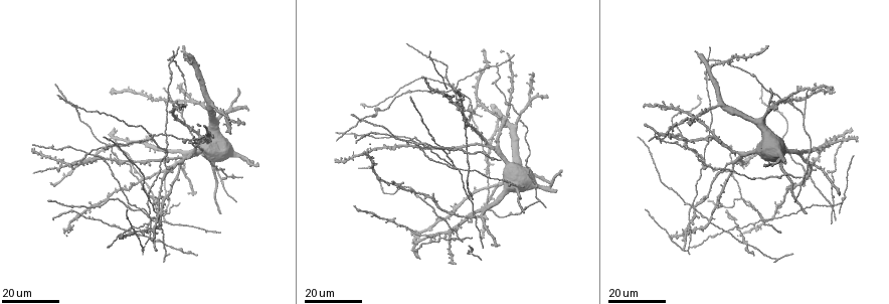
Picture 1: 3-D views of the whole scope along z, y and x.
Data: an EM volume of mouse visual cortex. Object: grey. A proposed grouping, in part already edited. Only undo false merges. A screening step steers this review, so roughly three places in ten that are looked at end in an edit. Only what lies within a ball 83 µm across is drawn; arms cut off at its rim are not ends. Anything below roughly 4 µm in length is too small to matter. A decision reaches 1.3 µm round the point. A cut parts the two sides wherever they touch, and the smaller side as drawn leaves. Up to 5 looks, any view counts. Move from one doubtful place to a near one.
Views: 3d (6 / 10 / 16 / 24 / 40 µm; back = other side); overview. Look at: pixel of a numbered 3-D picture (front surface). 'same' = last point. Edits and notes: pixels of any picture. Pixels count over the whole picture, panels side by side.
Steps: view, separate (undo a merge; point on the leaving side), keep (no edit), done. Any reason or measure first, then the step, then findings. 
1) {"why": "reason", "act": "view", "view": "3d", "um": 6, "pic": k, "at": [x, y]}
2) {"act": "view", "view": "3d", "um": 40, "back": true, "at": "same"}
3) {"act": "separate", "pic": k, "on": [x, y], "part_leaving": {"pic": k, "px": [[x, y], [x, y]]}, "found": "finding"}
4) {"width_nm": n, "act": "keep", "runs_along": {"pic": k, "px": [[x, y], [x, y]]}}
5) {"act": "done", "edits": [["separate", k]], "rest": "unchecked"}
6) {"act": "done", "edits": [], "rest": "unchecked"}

{"why": "looks like a crossing", "act": "view", "view": "3d", "um": 16, "pic": 1, "at": [532, 99]}

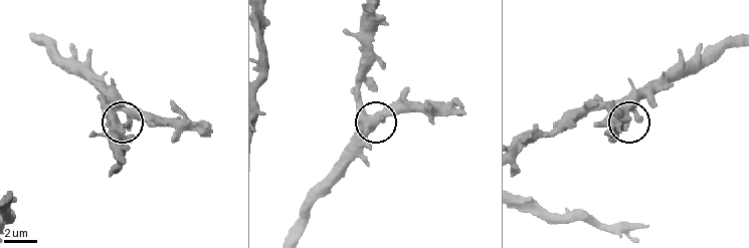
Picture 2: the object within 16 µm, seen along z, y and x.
{"act": "view", "view": "3d", "um": 6, "pic": 2, "at": [373, 117]}

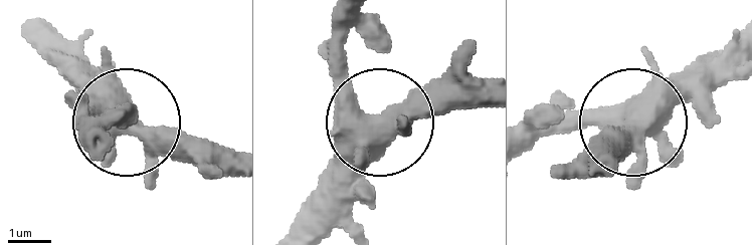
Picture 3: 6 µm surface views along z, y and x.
{"act": "keep", "runs_along": {"pic": 3, "px": [[289, 228], [375, 124], [483, 108]]}, "found": "continuous, no second cell"}

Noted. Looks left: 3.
{"why": "four-way junction", "act": "view", "view": "3d", "um": 24, "pic": 1, "at": [489, 191]}

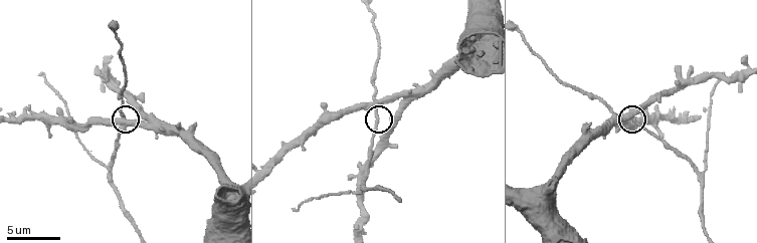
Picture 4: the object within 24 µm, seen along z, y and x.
{"act": "view", "view": "3d", "um": 10, "pic": 4, "at": [374, 112]}

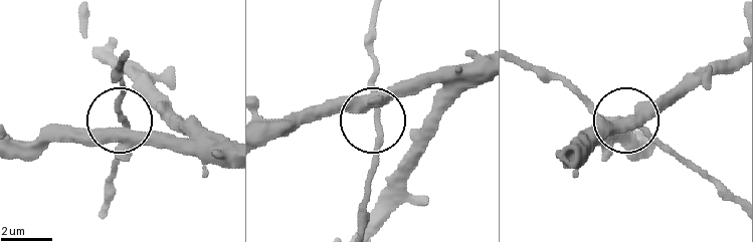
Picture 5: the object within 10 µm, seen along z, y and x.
{"act": "view", "view": "3d", "um": 10, "back": true, "pic": 5, "at": [376, 118]}

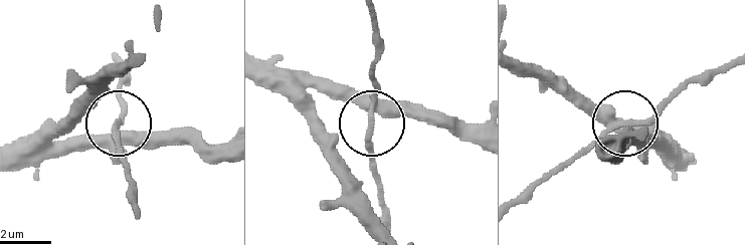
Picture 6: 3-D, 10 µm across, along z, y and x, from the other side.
{"side_arm_um": 37, "act": "keep", "runs_along": {"pic": 6, "px": [[263, 63], [329, 81], [372, 119], [449, 115]]}, "found": "continuous, no second cell"}

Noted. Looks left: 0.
{"act": "done", "edits": [], "rest": "unchecked"}

